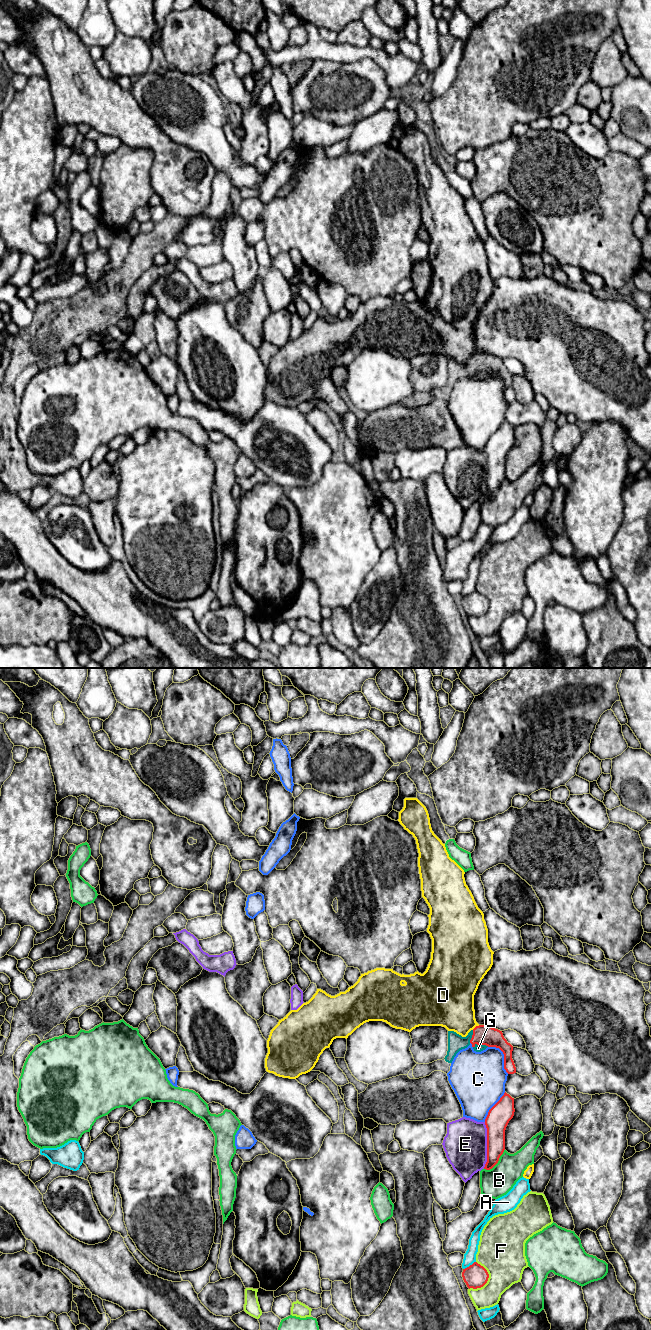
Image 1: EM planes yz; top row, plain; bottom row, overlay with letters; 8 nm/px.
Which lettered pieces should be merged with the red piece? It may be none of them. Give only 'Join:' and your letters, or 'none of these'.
Join: G

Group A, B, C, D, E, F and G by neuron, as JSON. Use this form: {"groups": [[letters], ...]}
{"groups": [["A"], ["B"], ["C"], ["D"], ["E"], ["F"], ["G"]]}

